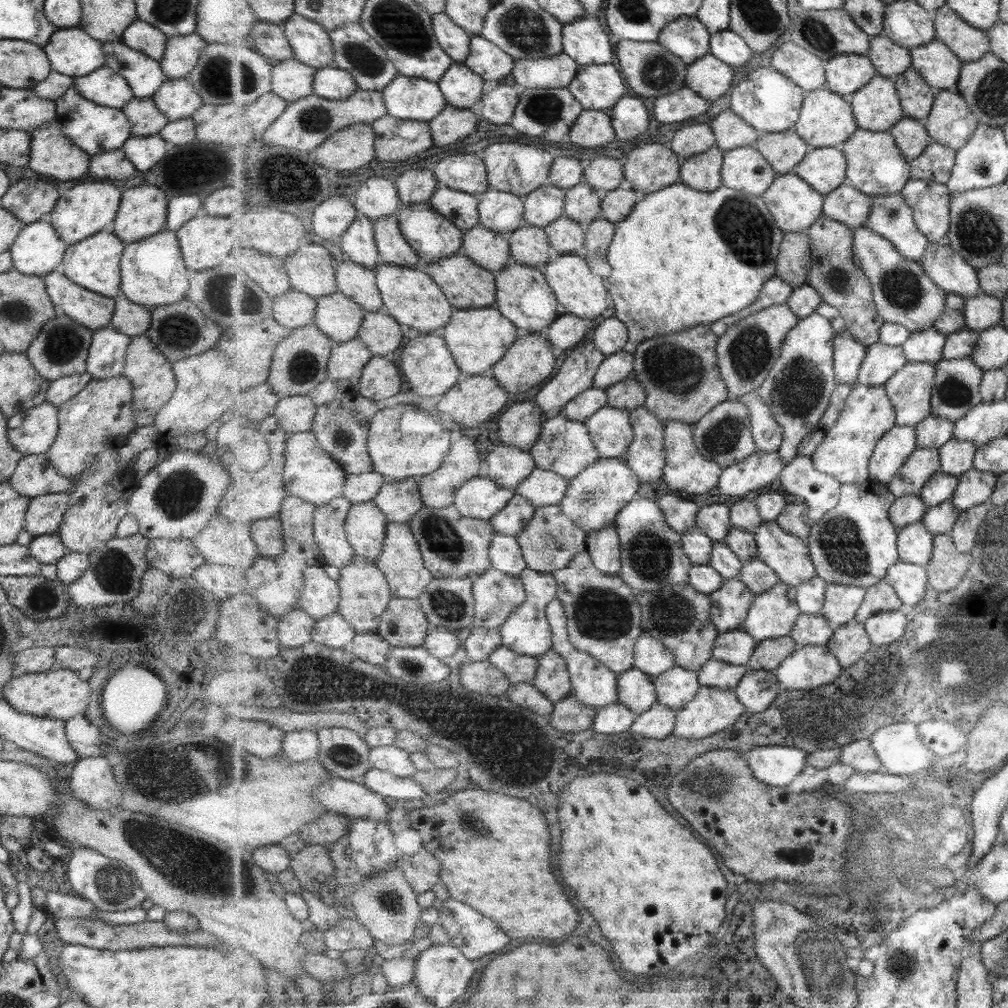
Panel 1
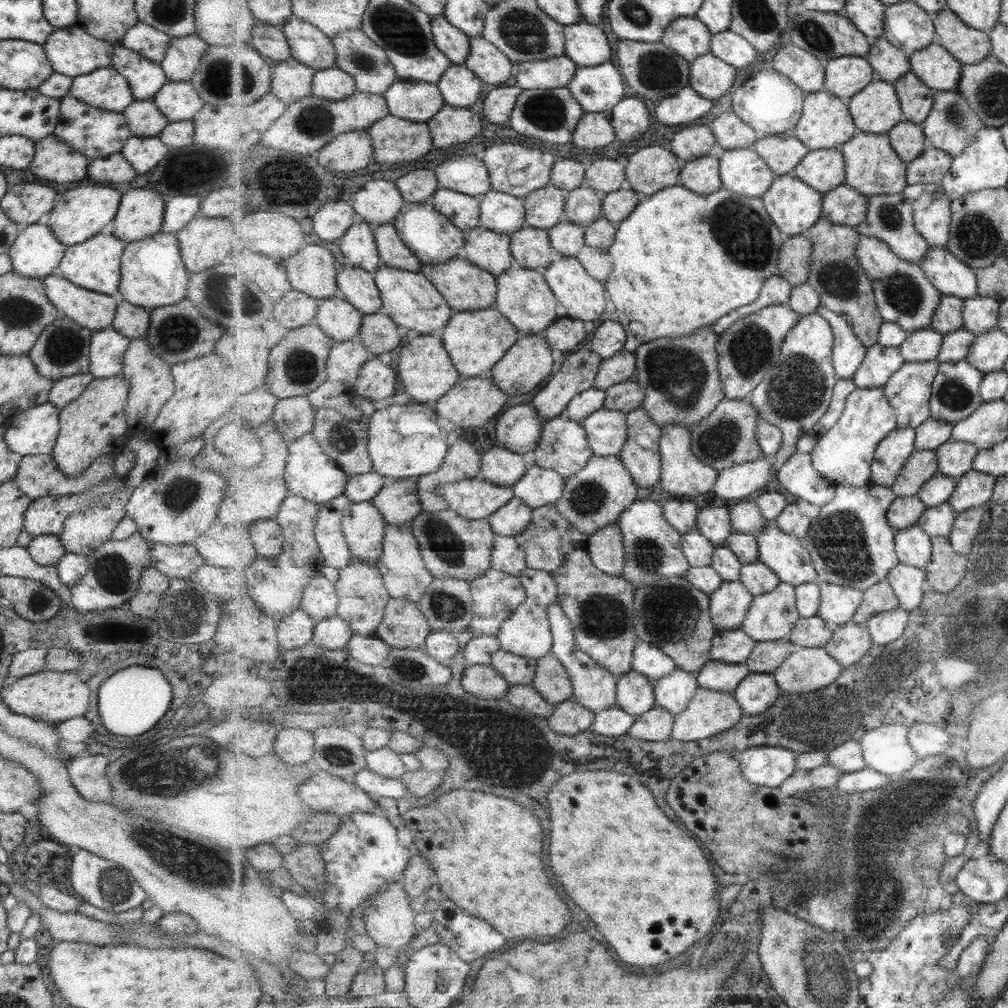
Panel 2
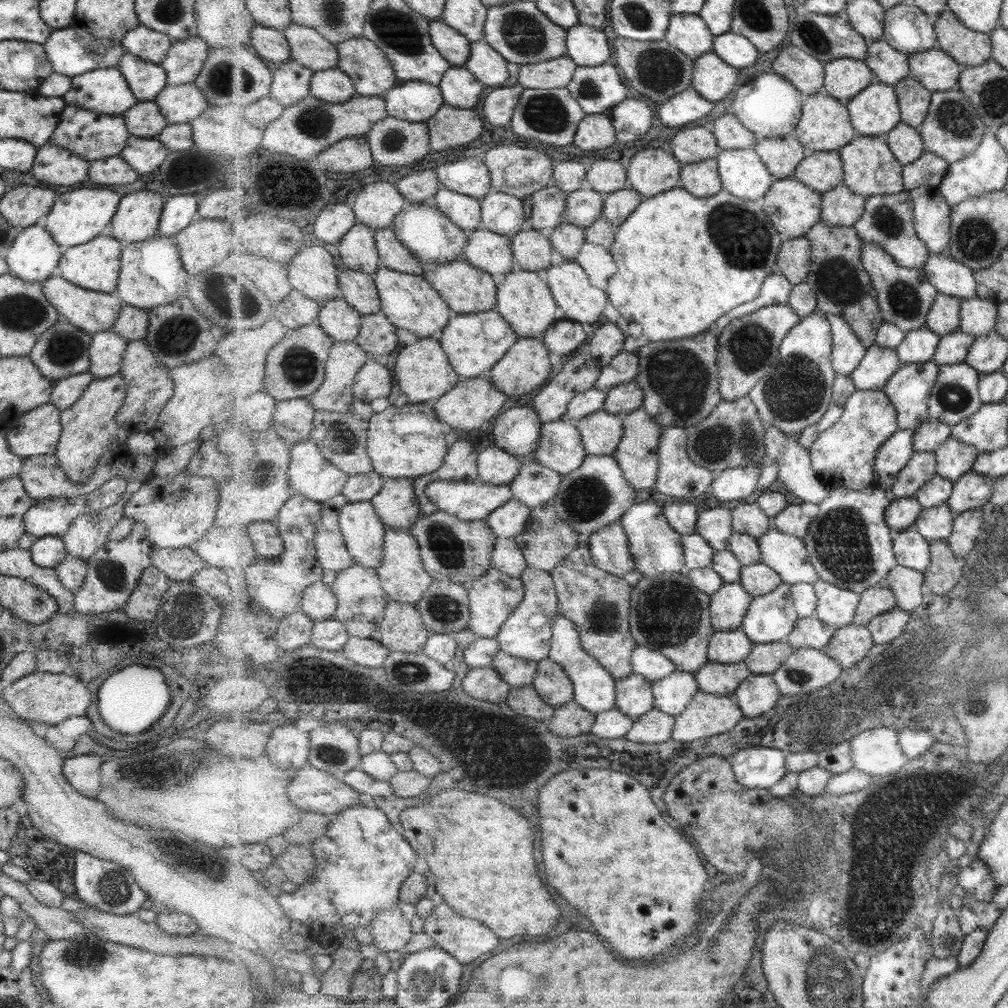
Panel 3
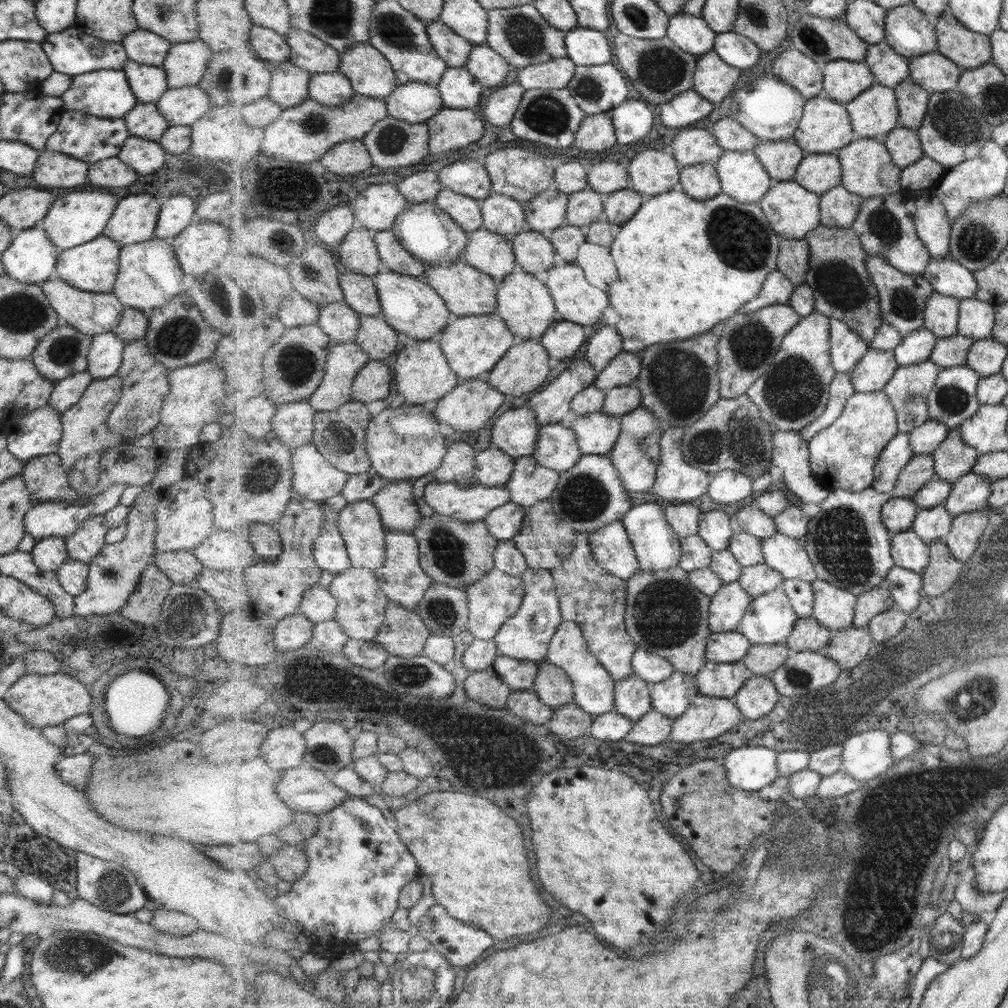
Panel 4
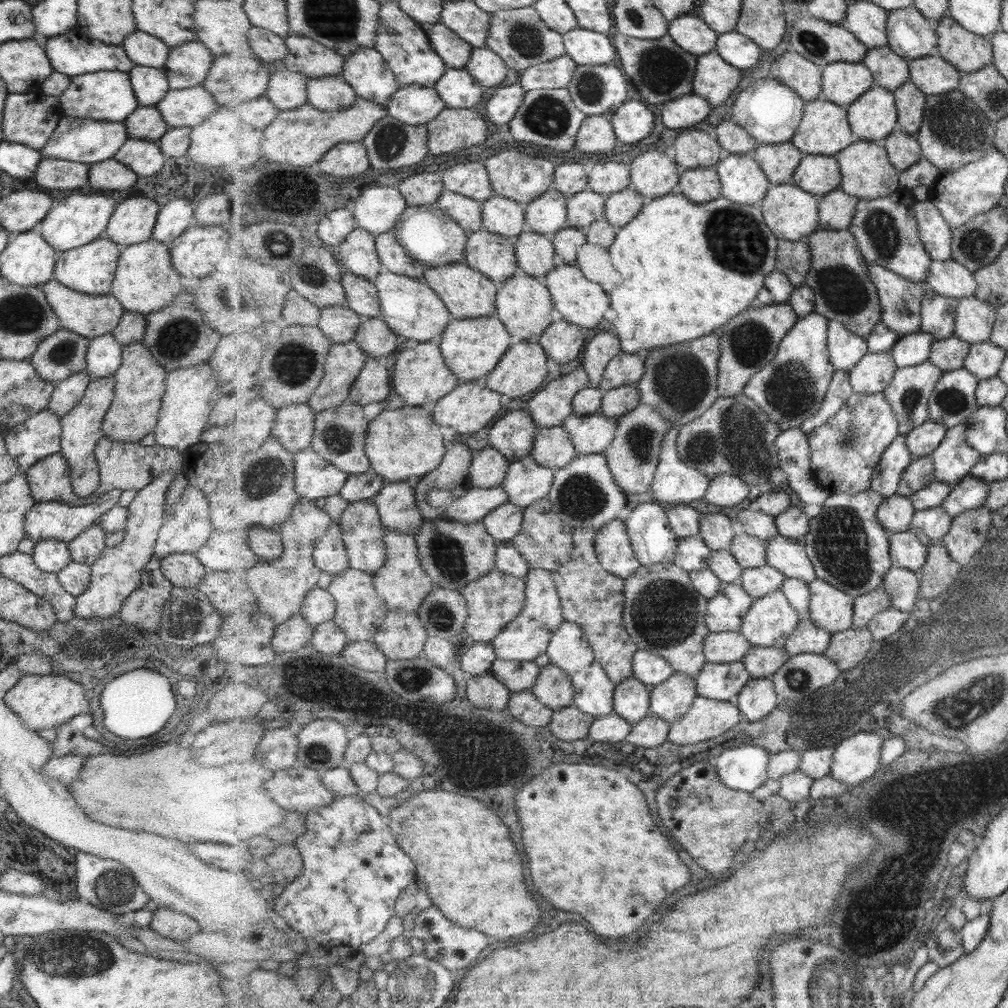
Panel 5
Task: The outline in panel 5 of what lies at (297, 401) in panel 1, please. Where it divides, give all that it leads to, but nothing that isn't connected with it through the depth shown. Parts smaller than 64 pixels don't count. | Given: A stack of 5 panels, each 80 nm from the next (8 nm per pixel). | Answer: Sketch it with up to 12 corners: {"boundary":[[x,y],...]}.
{"boundary":[[308,402],[278,410],[272,436],[295,454],[313,447]]}

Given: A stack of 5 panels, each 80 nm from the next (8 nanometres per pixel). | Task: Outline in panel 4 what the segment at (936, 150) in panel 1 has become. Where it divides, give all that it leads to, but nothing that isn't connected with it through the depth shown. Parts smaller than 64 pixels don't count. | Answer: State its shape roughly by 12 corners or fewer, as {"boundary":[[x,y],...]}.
{"boundary":[[924,154],[903,169],[902,186],[922,192],[939,184],[947,170]]}

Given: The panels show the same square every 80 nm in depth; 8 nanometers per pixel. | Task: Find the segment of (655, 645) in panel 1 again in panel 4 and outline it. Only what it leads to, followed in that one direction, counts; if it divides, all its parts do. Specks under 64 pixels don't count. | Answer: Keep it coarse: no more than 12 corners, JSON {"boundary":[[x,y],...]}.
{"boundary":[[642,648],[632,664],[651,684],[671,679],[677,671],[666,657]]}

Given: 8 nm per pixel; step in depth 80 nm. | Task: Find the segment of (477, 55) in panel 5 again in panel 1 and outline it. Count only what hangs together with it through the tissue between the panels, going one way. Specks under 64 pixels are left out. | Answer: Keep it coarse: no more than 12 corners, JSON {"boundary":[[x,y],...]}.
{"boundary":[[482,35],[464,63],[489,86],[512,74],[516,59]]}

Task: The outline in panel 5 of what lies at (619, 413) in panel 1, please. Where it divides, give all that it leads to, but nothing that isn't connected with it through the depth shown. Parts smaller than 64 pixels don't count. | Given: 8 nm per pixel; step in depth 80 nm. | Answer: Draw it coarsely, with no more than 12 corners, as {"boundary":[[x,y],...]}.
{"boundary":[[601,413],[564,424],[579,455],[604,454],[619,424]]}

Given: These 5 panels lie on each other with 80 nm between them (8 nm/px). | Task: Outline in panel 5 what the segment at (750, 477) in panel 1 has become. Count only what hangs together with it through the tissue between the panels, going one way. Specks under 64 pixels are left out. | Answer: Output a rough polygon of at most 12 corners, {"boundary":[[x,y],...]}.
{"boundary":[[726,472],[711,479],[705,499],[716,507],[748,499],[742,477]]}

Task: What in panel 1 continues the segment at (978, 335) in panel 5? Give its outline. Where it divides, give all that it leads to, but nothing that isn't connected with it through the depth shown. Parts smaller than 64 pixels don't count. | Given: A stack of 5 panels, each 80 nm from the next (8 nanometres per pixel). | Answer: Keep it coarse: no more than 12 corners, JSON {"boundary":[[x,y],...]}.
{"boundary":[[966,299],[966,326],[975,331],[1001,325],[1002,299]]}

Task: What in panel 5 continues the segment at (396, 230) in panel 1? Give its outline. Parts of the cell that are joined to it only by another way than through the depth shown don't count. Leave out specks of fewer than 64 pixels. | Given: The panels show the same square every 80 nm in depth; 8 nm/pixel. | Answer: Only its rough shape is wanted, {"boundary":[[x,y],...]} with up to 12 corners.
{"boundary":[[393,232],[375,240],[384,270],[424,280],[427,266]]}

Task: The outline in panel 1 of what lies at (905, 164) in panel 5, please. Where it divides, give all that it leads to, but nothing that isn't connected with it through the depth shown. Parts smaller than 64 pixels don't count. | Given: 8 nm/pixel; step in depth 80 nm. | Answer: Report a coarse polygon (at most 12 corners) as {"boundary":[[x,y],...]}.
{"boundary":[[905,116],[889,131],[909,161],[932,140],[924,121]]}

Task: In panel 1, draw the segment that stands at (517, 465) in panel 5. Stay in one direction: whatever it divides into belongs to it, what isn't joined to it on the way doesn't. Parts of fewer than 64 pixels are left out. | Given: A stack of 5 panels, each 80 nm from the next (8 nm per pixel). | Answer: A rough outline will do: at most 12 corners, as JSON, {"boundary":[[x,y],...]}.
{"boundary":[[537,467],[519,487],[535,508],[559,505],[570,481]]}

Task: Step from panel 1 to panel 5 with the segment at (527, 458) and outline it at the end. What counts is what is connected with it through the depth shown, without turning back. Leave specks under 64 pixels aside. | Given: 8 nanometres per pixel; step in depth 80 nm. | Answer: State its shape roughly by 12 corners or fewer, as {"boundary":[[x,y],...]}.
{"boundary":[[498,449],[477,451],[473,486],[502,486],[511,461]]}

